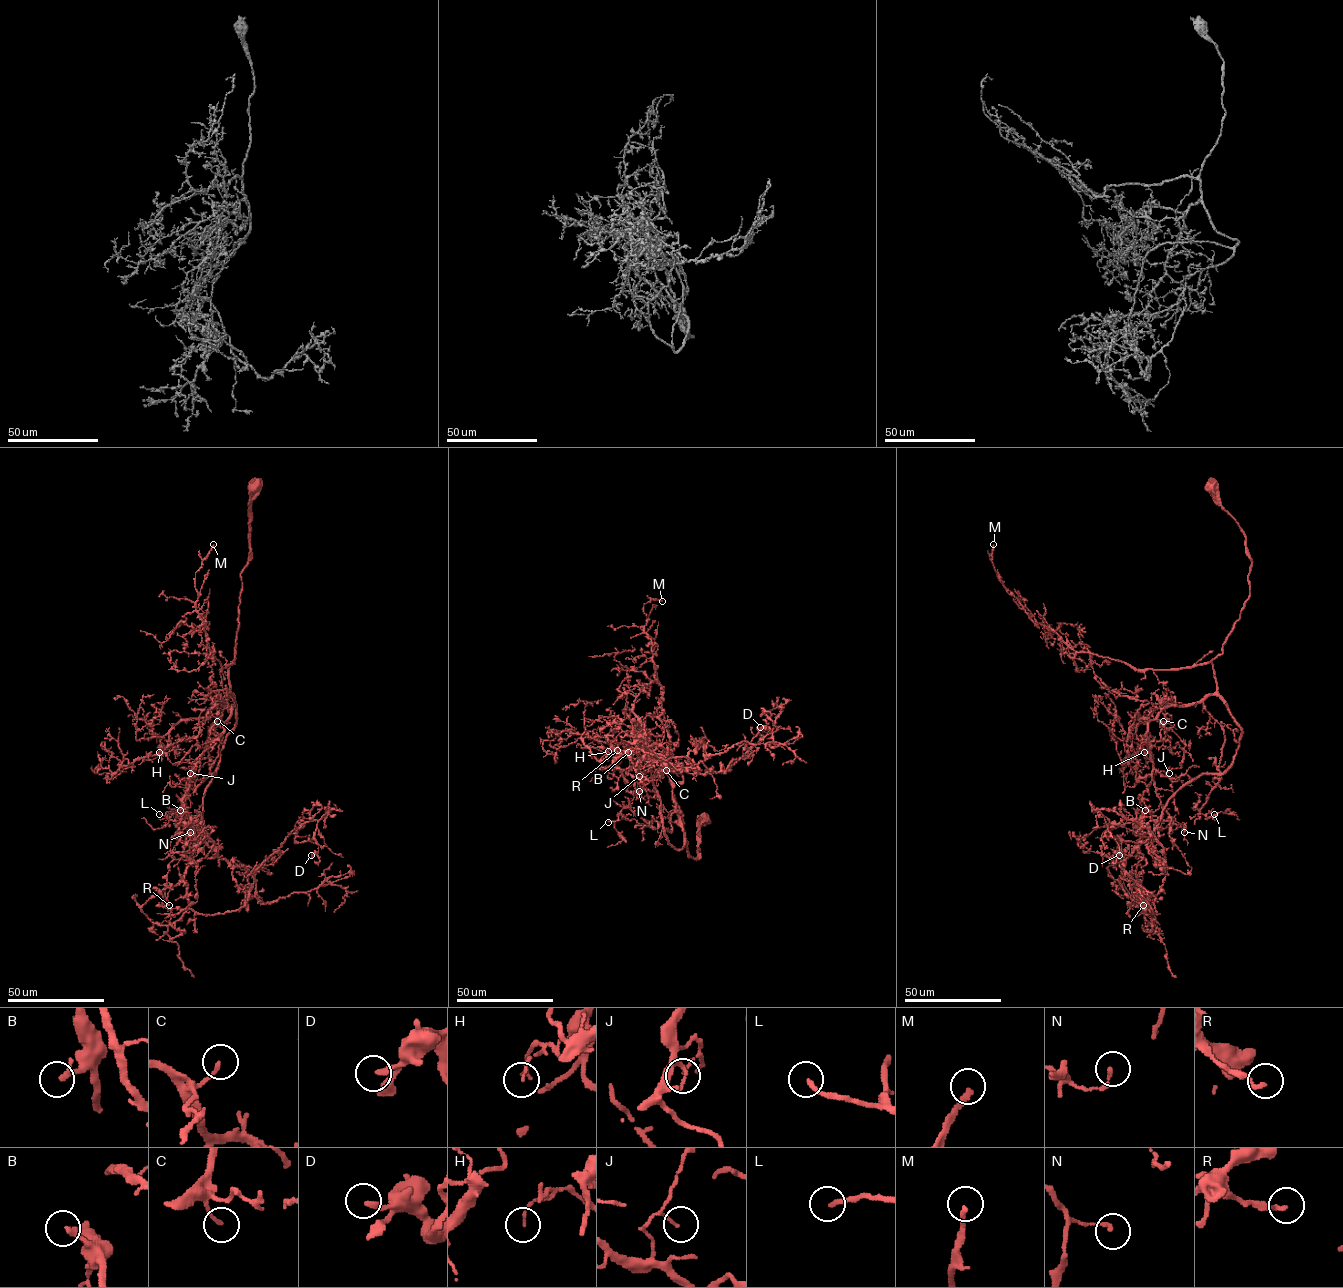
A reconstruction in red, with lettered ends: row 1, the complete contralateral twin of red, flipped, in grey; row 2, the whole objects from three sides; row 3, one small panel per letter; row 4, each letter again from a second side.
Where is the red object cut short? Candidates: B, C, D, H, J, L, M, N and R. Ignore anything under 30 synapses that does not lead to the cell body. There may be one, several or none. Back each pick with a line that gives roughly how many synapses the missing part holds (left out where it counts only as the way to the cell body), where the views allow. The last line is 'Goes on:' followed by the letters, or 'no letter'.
B: 45 syn
L: 60 syn
M: 50 syn
Goes on: B, L, M

